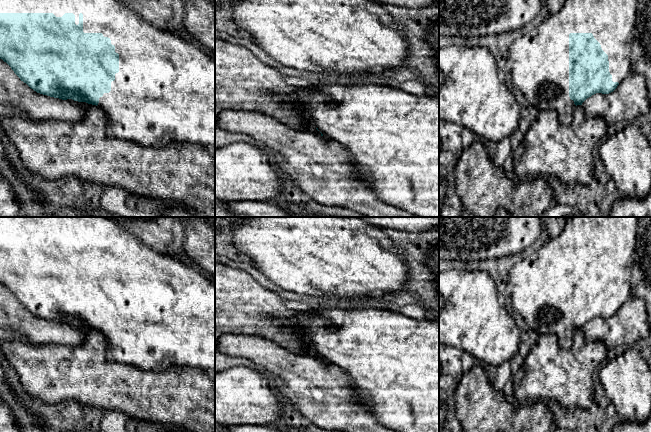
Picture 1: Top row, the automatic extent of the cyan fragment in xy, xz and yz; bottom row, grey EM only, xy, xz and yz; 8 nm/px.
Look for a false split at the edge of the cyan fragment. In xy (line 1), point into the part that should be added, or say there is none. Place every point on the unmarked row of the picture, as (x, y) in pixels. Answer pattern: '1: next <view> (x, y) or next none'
1: next xy (164, 316)

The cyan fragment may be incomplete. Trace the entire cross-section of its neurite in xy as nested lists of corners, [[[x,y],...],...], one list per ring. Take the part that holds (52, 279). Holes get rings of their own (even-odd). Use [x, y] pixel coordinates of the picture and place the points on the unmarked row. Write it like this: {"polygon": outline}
{"polygon": [[[0,217],[0,283],[37,317],[86,326],[101,332],[106,338],[108,360],[143,370],[164,371],[179,366],[201,369],[215,375],[215,283],[164,251],[142,243],[109,217]]]}

